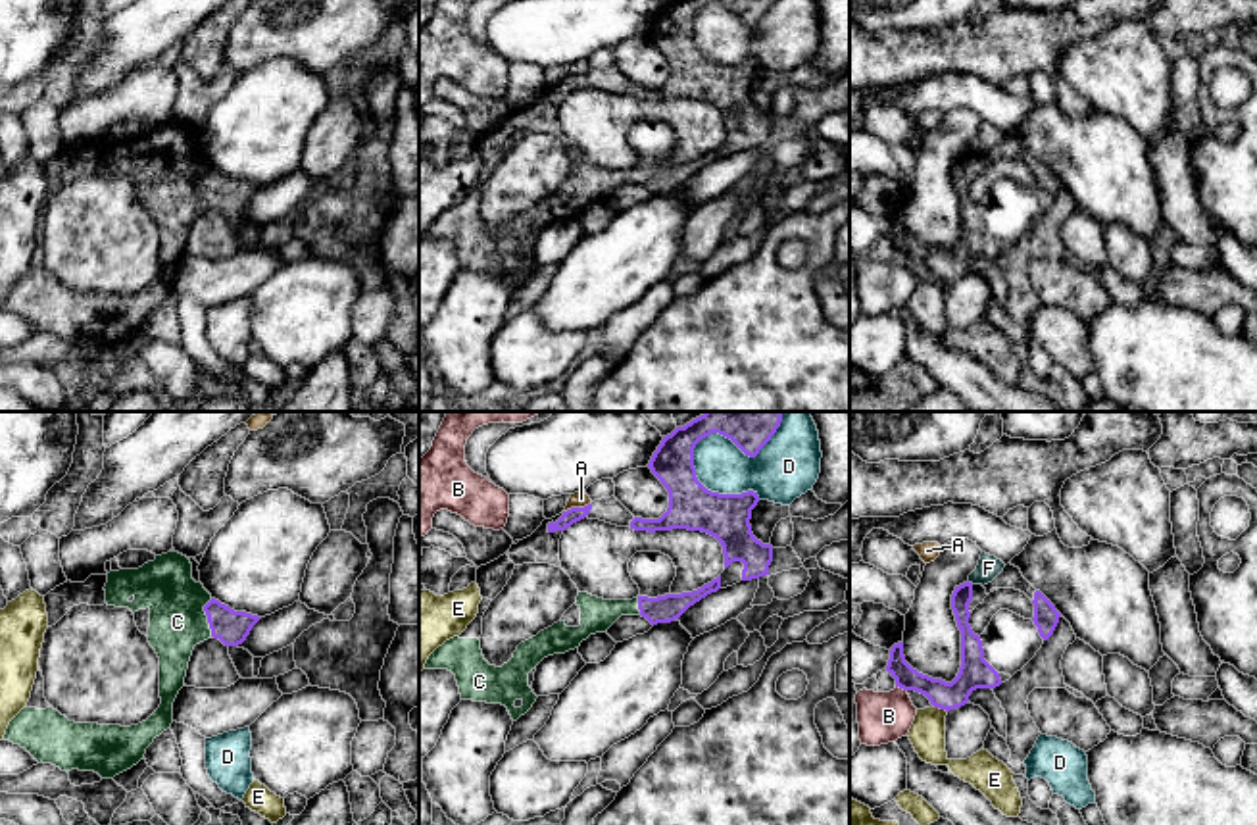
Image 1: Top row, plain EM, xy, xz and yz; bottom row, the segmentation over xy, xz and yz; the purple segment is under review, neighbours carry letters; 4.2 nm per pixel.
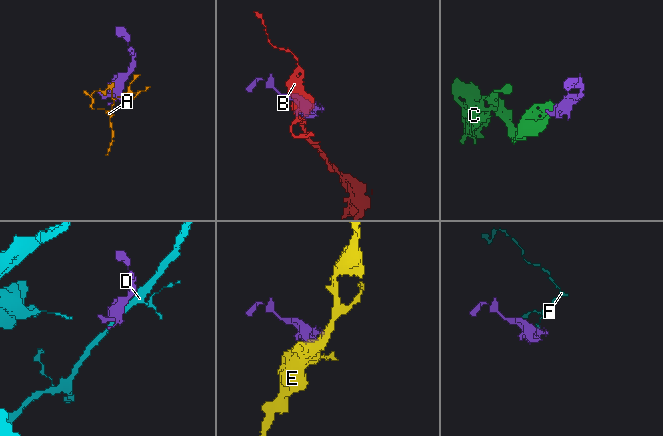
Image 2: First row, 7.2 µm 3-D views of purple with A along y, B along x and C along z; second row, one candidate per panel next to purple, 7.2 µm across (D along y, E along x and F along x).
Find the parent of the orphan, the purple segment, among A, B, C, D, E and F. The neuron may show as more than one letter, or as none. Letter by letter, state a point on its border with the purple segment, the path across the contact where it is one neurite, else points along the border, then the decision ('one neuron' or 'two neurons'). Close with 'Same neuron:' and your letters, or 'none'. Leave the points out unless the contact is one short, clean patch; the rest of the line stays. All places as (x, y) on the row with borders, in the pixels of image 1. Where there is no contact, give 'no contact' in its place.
A: xz (577, 508) | two neurons
B: yz (902, 687) | along yz (896, 685), (906, 691) | two neurons
C: xy (208, 618) | one neuron
D: xz (729, 437) | two neurons
E: yz (940, 708) | along yz (933, 704), (946, 712) | two neurons
F: yz (971, 583) | two neurons
Same neuron: C

